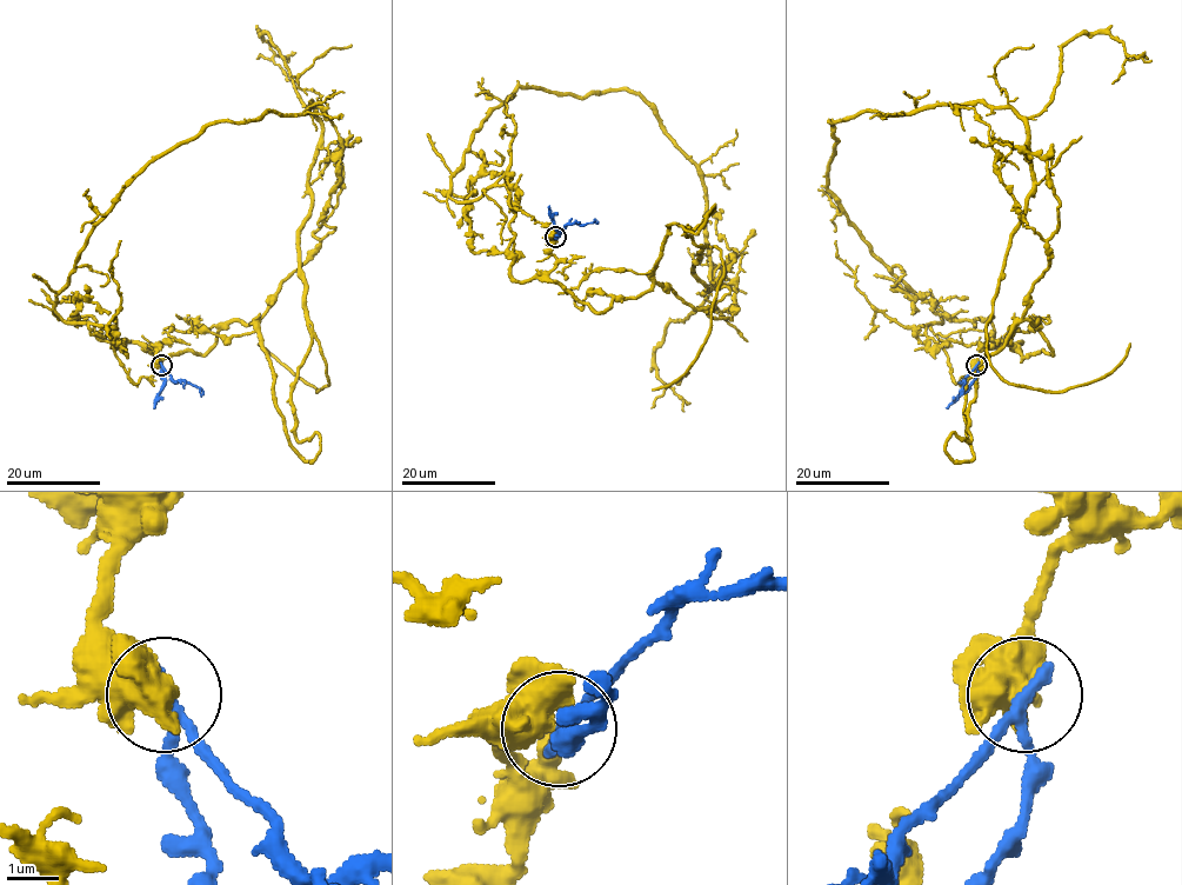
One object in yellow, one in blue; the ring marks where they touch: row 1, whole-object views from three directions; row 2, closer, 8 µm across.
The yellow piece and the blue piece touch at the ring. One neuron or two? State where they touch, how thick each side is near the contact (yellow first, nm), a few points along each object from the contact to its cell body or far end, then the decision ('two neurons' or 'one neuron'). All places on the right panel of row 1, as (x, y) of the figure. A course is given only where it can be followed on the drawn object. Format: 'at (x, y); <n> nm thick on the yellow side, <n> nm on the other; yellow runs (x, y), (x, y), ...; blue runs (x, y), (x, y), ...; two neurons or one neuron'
at (976, 365); 500 nm thick on the yellow side, 240 nm on the other; yellow runs (976, 365), (1053, 350), (1015, 325), (967, 381), (954, 460), (986, 335), (1004, 380), (1044, 391), (1129, 344); blue runs (976, 365), (963, 380), (960, 397); two neurons

